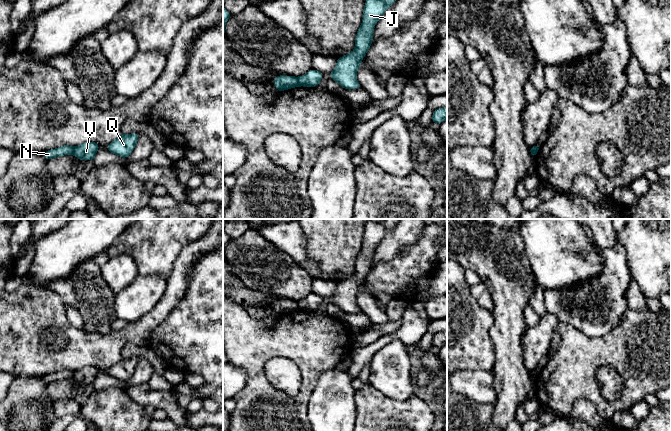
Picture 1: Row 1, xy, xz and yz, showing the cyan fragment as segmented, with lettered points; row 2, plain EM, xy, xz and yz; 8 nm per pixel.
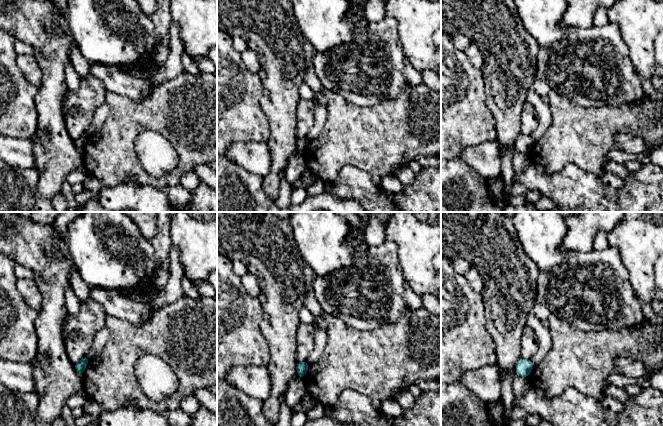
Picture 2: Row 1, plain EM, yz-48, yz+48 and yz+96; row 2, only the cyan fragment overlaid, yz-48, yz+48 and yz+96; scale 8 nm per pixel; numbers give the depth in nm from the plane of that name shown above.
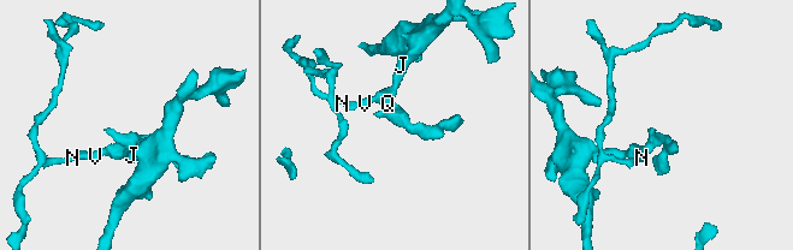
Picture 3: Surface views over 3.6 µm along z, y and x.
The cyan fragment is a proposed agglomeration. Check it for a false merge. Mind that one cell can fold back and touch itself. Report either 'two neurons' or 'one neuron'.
two neurons

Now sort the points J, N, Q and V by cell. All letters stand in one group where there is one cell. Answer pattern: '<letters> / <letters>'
J Q V / N

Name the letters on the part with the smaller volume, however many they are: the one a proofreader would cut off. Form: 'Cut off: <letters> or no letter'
Cut off: N

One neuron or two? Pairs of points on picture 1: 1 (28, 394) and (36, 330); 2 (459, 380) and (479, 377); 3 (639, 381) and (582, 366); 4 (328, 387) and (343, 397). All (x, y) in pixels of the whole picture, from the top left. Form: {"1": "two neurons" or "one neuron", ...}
{"1": "two neurons", "2": "one neuron", "3": "one neuron", "4": "one neuron"}

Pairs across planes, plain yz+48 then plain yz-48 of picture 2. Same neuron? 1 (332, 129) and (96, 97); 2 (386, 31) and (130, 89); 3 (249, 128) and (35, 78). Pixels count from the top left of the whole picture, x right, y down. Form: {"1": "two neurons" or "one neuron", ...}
{"1": "two neurons", "2": "one neuron", "3": "two neurons"}

